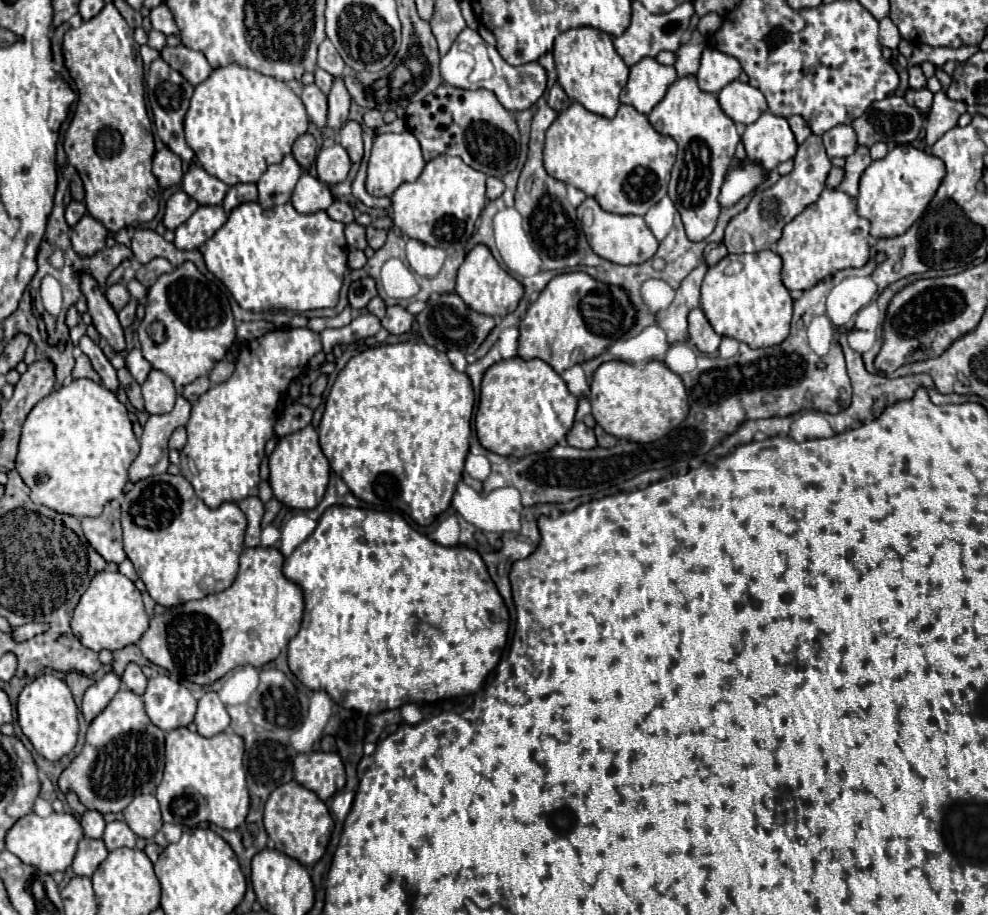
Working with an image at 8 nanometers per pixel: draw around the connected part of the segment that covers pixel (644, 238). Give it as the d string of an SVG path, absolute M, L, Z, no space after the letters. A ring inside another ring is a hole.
M588 197L580 207L578 207L578 219L584 223L584 233L586 239L592 247L592 251L616 265L638 265L654 257L658 249L658 241L646 227L644 219L638 215L616 215L604 211L592 197ZM592 213L592 221L584 219L584 215Z

